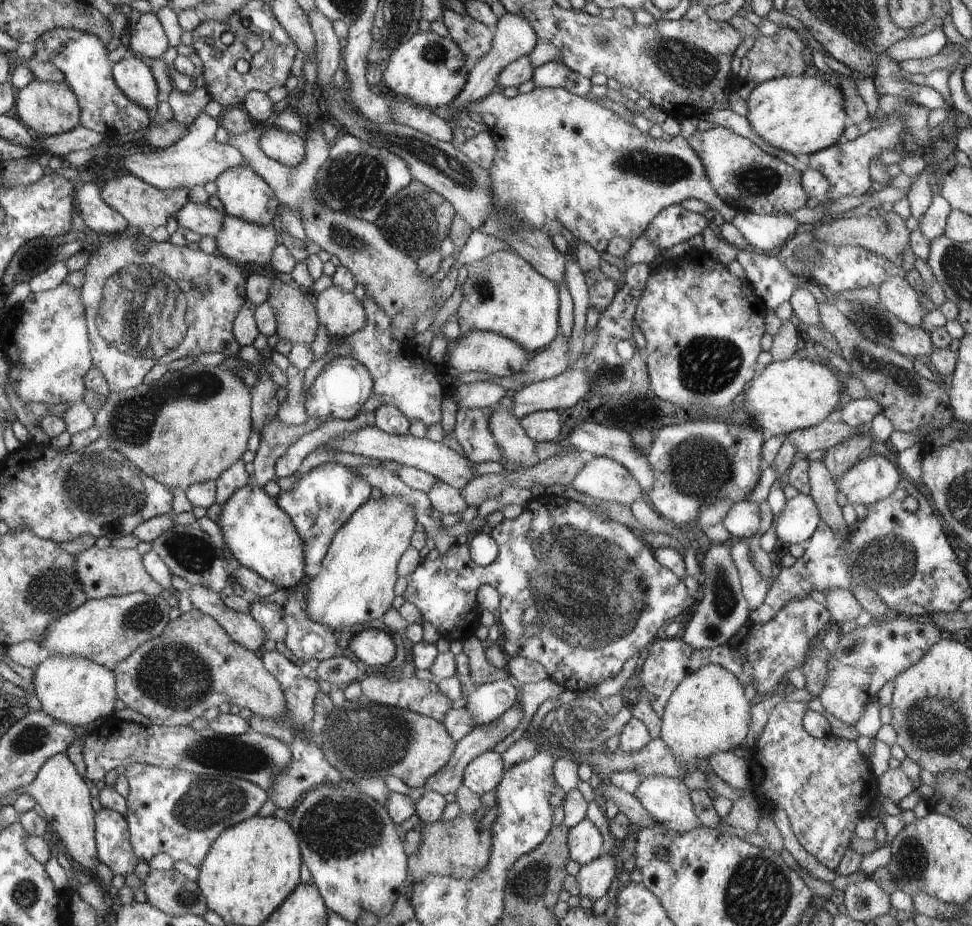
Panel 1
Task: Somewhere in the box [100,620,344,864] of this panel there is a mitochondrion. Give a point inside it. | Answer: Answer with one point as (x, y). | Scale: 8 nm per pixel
(176, 678)

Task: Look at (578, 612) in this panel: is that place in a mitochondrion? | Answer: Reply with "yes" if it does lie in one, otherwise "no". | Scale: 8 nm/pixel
yes

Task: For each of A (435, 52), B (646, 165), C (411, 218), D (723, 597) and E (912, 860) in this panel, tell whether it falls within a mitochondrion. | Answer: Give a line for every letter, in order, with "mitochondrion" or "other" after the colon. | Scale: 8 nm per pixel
A: mitochondrion
B: mitochondrion
C: mitochondrion
D: mitochondrion
E: mitochondrion

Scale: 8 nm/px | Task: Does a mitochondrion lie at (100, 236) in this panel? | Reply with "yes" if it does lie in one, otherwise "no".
no

